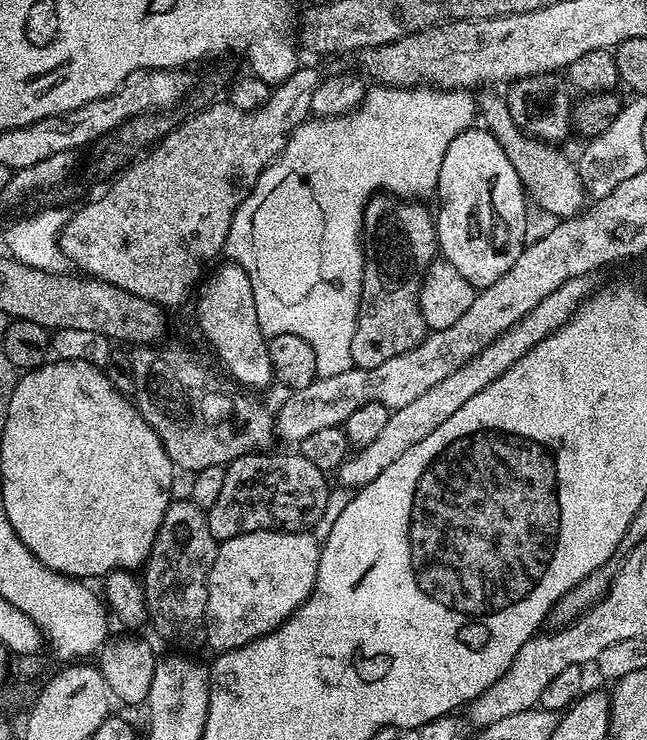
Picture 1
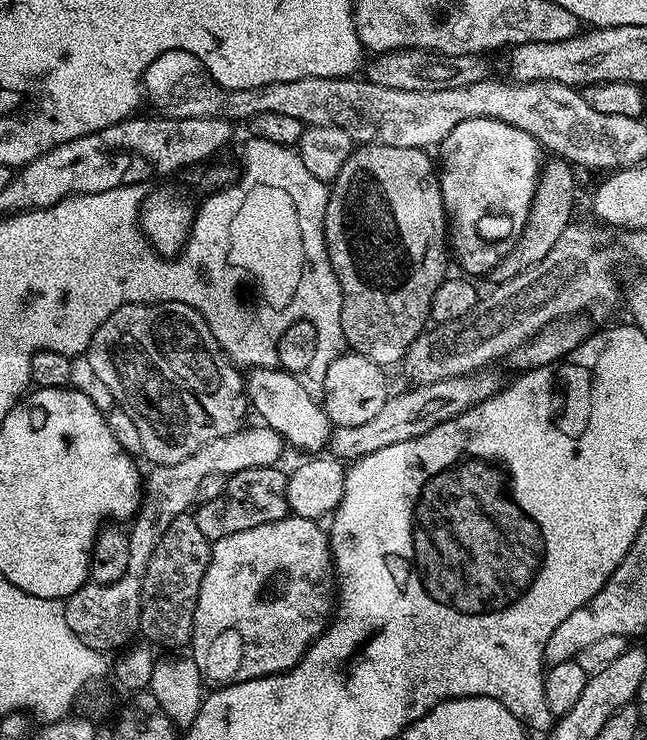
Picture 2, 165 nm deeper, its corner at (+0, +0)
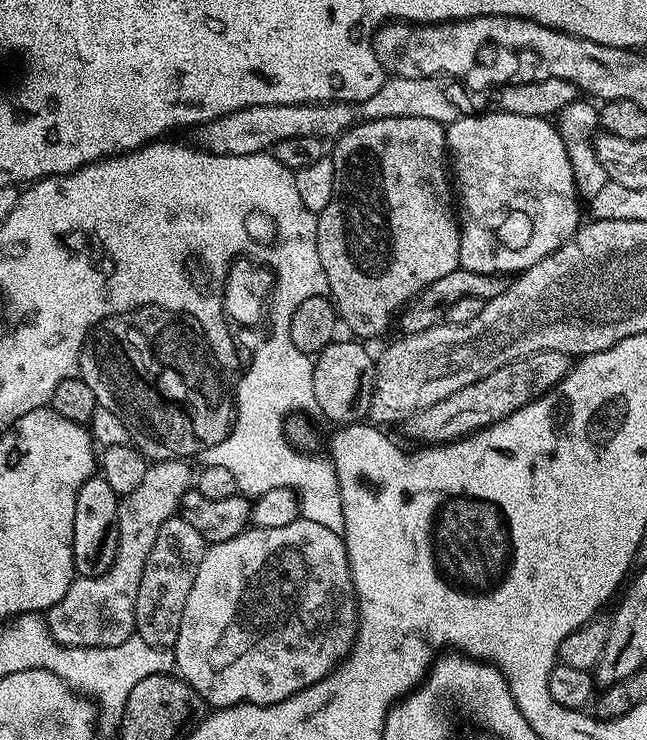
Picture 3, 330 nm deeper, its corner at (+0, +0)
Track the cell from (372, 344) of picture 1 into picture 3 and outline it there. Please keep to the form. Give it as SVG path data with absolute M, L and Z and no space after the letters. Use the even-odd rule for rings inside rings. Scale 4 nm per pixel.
M405 116L381 120L365 119L363 123L353 123L352 127L331 145L330 155L334 162L334 194L330 206L326 206L326 210L322 210L316 217L318 258L322 258L322 270L326 270L330 299L336 306L343 327L345 324L353 332L349 333L356 338L382 335L391 324L394 324L394 317L408 301L416 297L423 288L430 286L430 282L442 278L442 274L450 274L460 267L460 226L454 215L454 192L450 187L450 172L449 169L448 172L444 169L444 160L446 164L445 125L434 122L430 118L406 118Z

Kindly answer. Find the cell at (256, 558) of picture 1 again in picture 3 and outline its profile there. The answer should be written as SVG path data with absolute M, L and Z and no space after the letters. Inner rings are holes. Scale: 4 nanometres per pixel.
M297 518L294 522L290 522L290 526L282 526L281 528L258 528L249 526L240 532L234 538L230 538L230 542L218 542L217 544L207 545L204 549L204 557L202 563L198 566L198 575L194 577L194 587L191 588L189 596L186 598L186 610L182 610L182 626L178 630L178 642L174 649L176 653L175 671L181 680L190 685L198 693L205 702L205 705L211 706L213 709L229 708L235 704L277 704L286 698L290 698L294 694L298 694L298 690L302 690L306 686L310 686L314 682L318 682L324 676L328 675L352 649L356 643L356 626L360 623L360 614L356 606L356 591L352 585L352 571L348 565L348 551L344 545L343 535L334 530L326 530L326 526L318 526L318 522L310 522L303 518Z

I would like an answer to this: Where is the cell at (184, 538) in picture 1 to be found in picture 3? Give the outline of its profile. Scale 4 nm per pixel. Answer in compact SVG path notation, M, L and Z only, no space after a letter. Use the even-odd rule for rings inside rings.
M178 514L162 522L150 558L146 558L146 570L142 570L142 582L134 606L135 635L140 636L142 642L155 648L175 649L178 630L182 626L182 610L186 610L186 598L194 587L194 577L198 575L205 547L202 534L198 534L198 530Z

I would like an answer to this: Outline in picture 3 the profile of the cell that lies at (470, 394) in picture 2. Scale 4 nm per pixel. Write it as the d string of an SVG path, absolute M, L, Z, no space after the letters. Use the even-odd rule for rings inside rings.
M554 350L523 356L506 366L498 366L494 374L478 378L478 382L470 386L462 386L462 390L454 390L450 398L442 398L442 402L434 402L434 406L412 413L403 421L404 428L424 446L446 444L450 440L459 440L461 436L470 436L549 392L568 373L571 365L568 354Z

